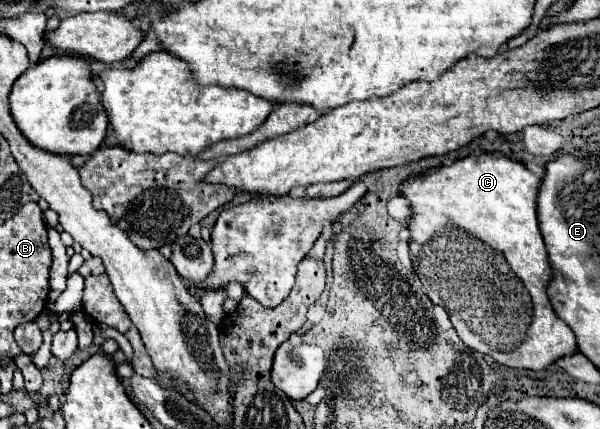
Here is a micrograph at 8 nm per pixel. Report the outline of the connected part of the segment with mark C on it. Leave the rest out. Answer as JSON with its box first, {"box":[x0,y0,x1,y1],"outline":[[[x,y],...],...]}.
{"box":[401,153,577,371],"outline":[[[481,153],[467,155],[447,167],[439,167],[427,177],[413,177],[413,181],[401,189],[411,203],[409,249],[413,269],[429,299],[447,311],[457,335],[469,349],[485,353],[501,365],[531,371],[543,371],[557,359],[577,353],[577,339],[573,331],[557,317],[547,295],[553,269],[539,231],[539,187],[541,179],[535,177],[523,163]]]}

